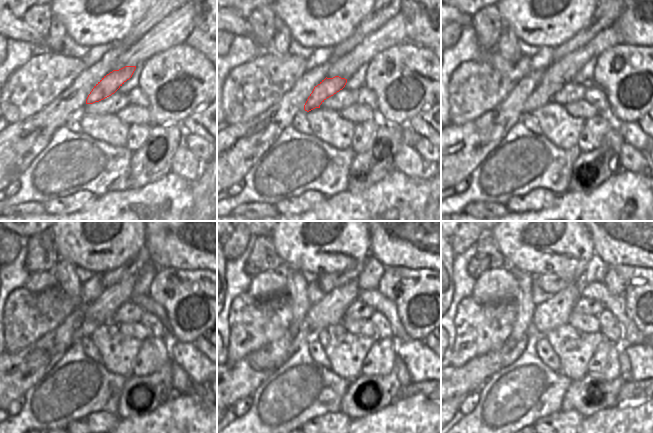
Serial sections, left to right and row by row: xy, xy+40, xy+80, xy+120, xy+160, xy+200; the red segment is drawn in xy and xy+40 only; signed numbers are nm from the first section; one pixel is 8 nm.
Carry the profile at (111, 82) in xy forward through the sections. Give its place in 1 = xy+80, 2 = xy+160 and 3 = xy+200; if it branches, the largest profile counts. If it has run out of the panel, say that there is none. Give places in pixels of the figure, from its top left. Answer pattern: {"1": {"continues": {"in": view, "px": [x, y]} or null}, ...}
{"1": {"continues": {"in": "xy+80", "px": [542, 95]}}, "2": {"continues": {"in": "xy+160", "px": [303, 333]}}, "3": {"continues": {"in": "xy+200", "px": [515, 353]}}}

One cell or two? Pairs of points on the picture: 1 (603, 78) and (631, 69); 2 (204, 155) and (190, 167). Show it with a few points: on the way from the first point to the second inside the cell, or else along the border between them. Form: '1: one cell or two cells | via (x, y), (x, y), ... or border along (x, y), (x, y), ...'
1: one cell | via (610, 74), (624, 73)
2: two cells | border along (182, 143), (202, 164)

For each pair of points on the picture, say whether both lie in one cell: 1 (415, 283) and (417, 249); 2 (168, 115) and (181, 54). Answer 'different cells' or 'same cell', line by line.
1: different cells
2: same cell

